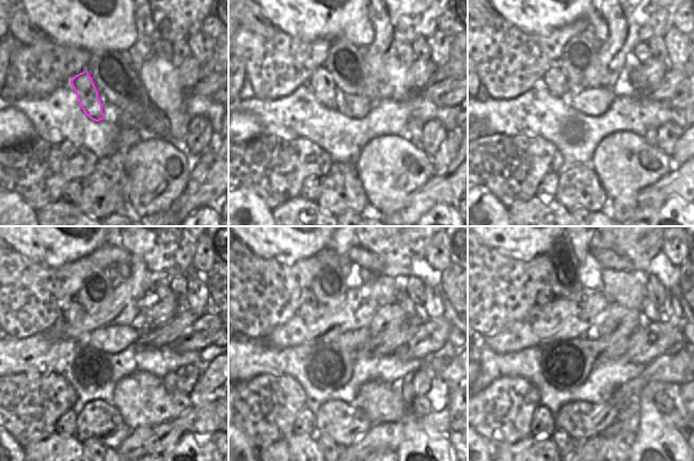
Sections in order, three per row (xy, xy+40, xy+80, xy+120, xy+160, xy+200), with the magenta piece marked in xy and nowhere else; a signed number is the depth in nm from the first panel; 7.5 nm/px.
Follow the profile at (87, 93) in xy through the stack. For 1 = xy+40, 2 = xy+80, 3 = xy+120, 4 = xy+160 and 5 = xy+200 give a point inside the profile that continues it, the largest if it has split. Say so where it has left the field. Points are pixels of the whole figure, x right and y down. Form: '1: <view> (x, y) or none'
1: xy+40 (320, 82)
2: xy+80 (555, 79)
3: xy+120 (74, 313)
4: xy+160 (309, 302)
5: xy+200 (545, 296)

